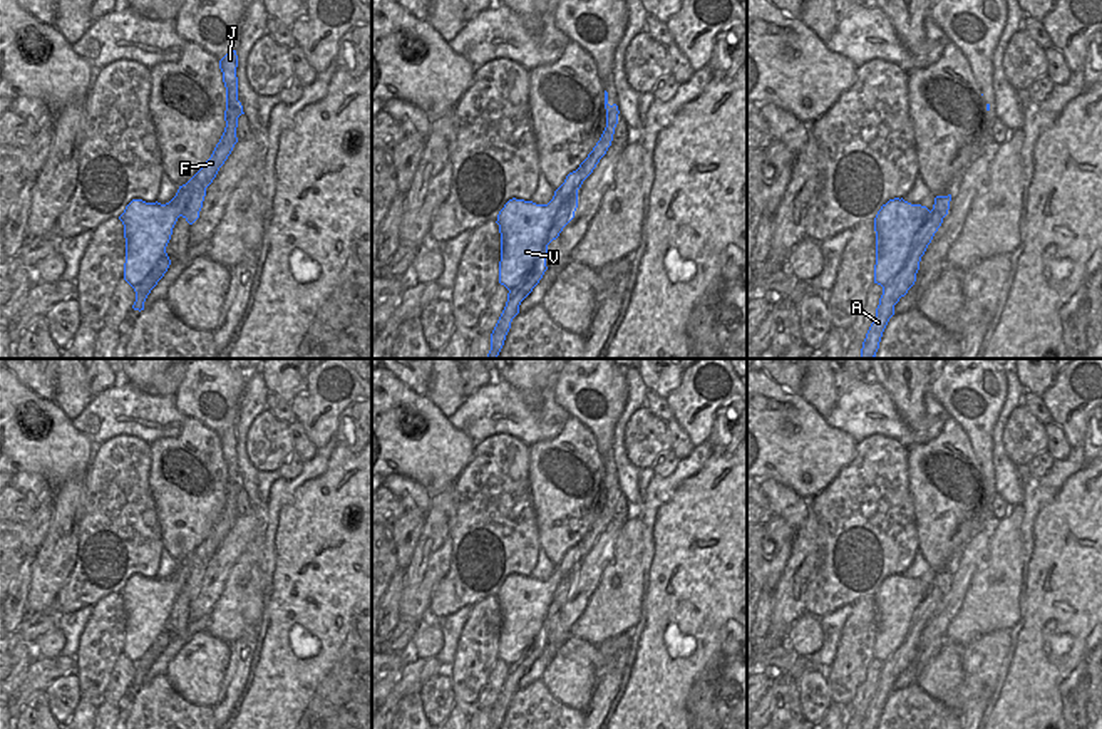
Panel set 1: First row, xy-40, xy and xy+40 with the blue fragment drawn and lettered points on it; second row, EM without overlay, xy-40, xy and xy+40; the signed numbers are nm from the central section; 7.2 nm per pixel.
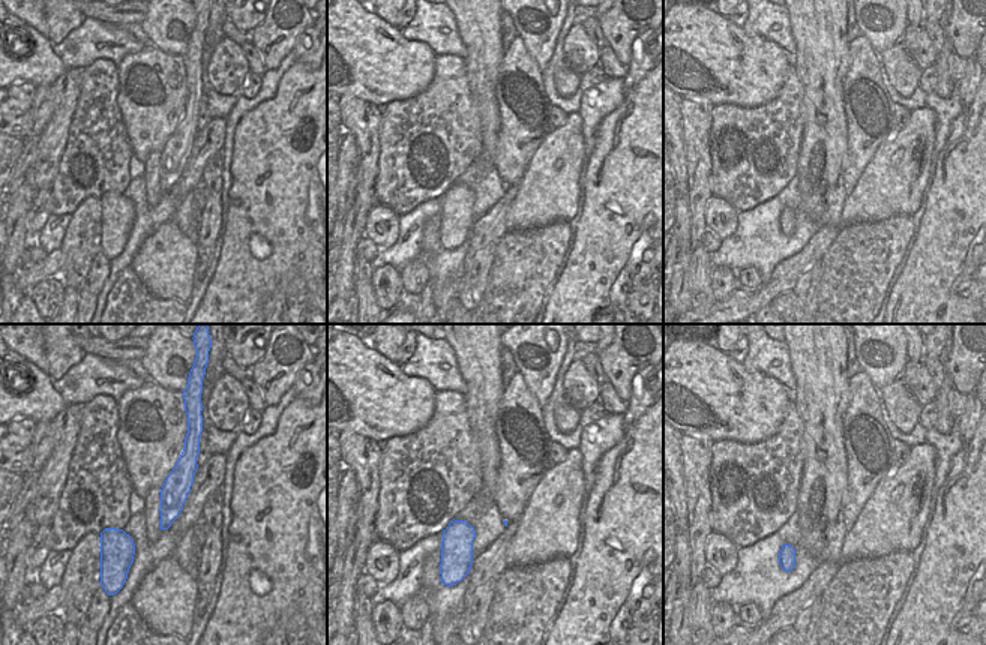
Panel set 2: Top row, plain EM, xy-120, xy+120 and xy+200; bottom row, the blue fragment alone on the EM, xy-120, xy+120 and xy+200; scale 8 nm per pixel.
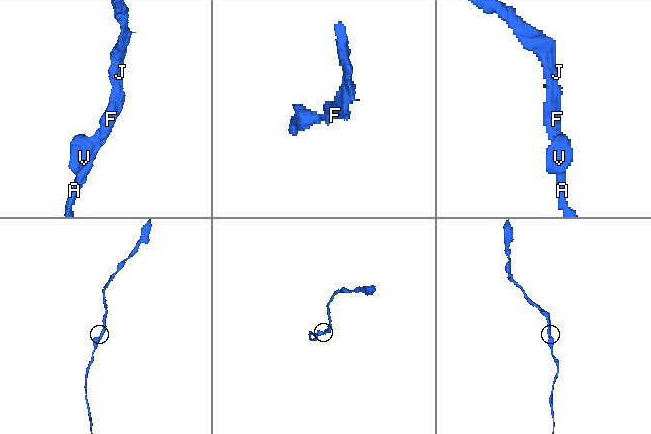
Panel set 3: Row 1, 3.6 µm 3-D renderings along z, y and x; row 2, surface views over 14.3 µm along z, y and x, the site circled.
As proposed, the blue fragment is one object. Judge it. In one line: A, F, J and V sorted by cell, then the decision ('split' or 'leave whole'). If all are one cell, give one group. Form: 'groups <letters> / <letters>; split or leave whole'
groups A F J V; leave whole

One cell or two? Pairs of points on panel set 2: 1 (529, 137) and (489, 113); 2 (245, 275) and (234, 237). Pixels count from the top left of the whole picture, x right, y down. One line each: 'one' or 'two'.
1: two
2: one

